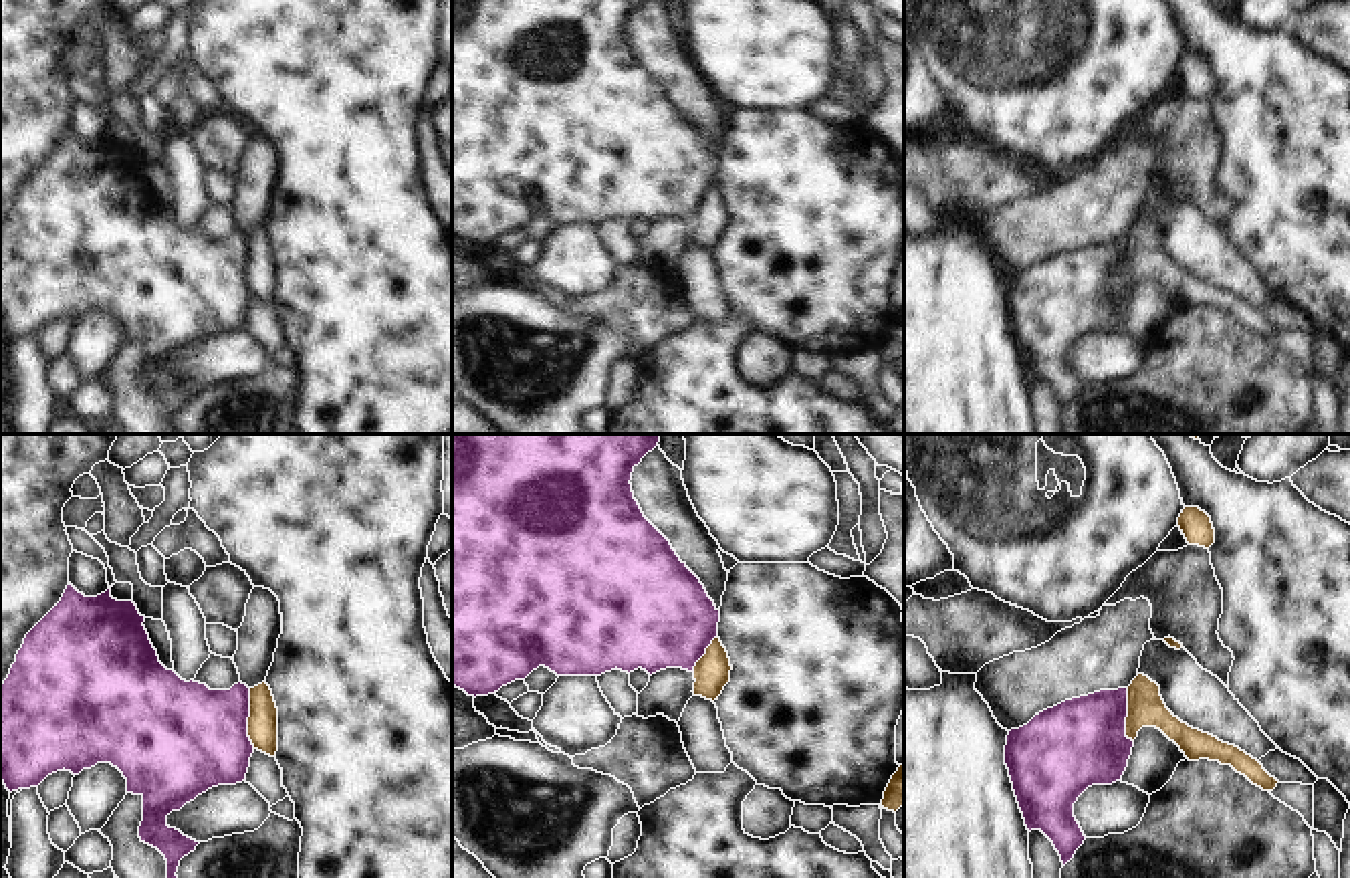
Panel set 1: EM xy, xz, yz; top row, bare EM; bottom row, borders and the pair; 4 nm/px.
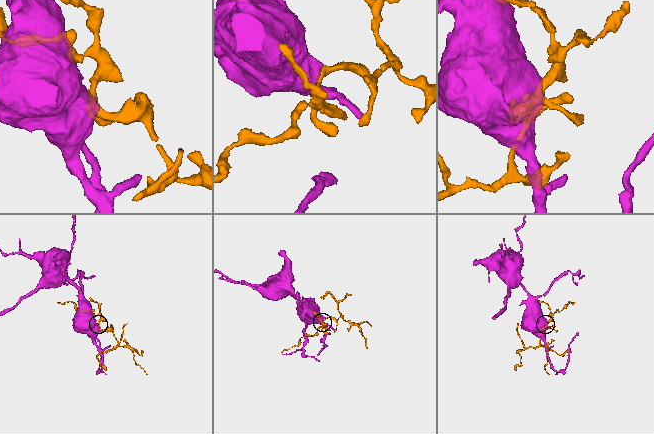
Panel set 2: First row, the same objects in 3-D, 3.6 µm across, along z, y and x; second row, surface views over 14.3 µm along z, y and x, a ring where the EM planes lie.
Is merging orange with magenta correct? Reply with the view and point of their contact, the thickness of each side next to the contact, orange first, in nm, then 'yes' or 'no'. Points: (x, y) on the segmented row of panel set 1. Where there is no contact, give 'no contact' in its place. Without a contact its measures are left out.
xy (249, 719) | 130/420 nm | no

